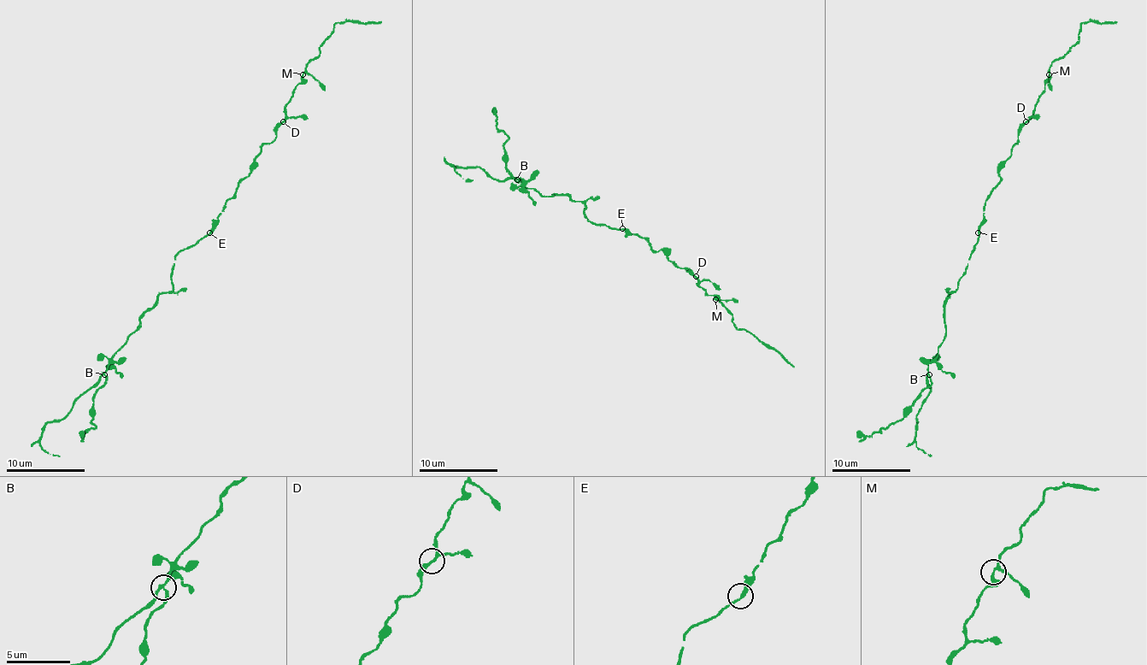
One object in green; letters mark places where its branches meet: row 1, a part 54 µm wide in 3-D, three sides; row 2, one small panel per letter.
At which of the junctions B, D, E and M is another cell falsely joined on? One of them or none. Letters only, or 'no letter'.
B

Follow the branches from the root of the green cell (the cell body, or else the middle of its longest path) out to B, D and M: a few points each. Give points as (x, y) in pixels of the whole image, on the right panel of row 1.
B: (979, 230), (966, 272), (944, 303), (946, 335), (938, 355), (928, 365), (928, 374)
D: (979, 230), (979, 222), (984, 219), (984, 203), (1000, 181), (1000, 165), (1017, 144), (1020, 127), (1026, 121)
M: (979, 230), (984, 203), (1000, 181), (1000, 165), (1017, 144), (1020, 127), (1033, 114), (1049, 74)

